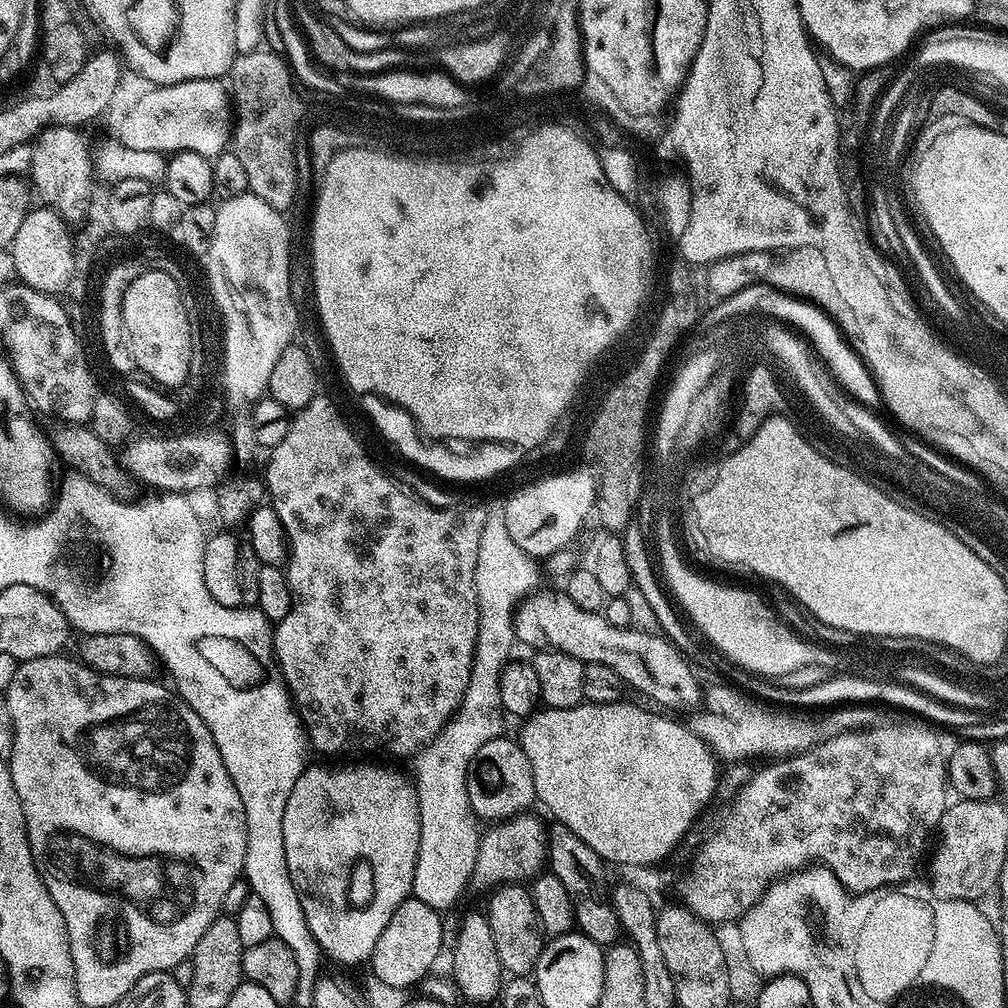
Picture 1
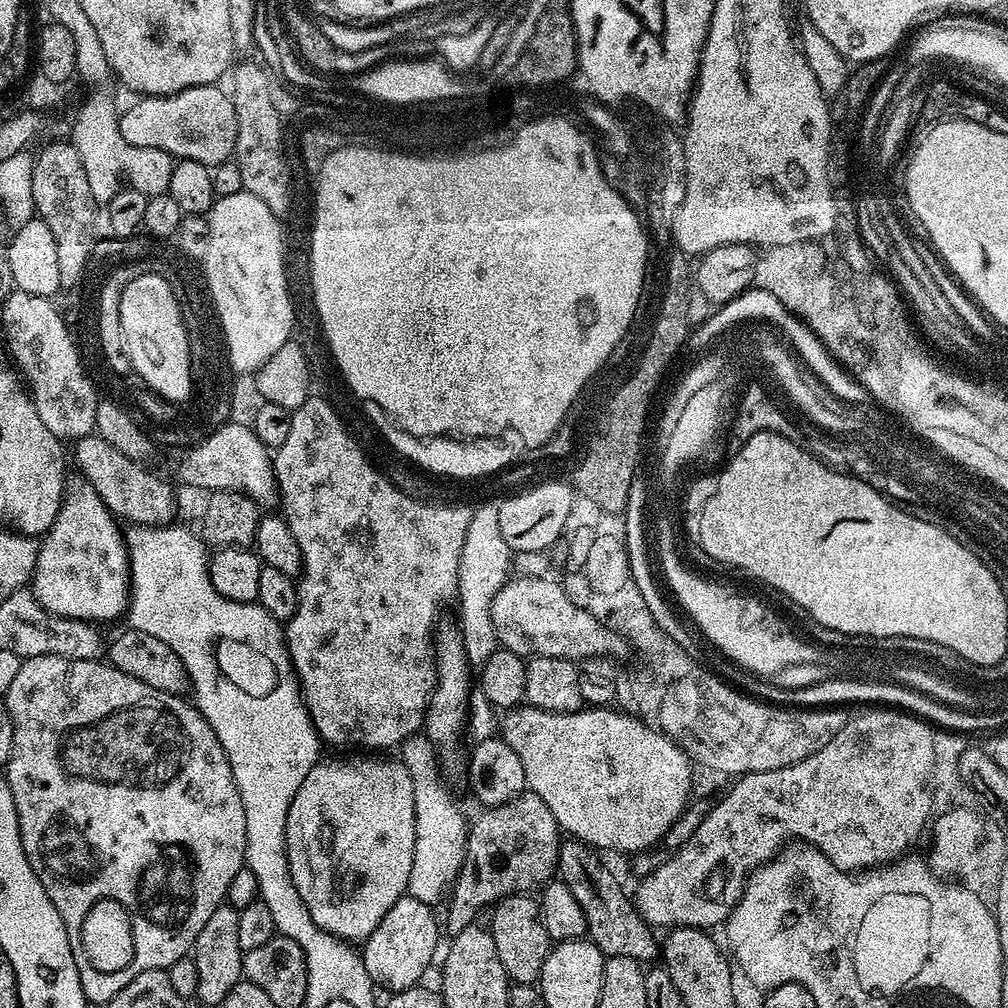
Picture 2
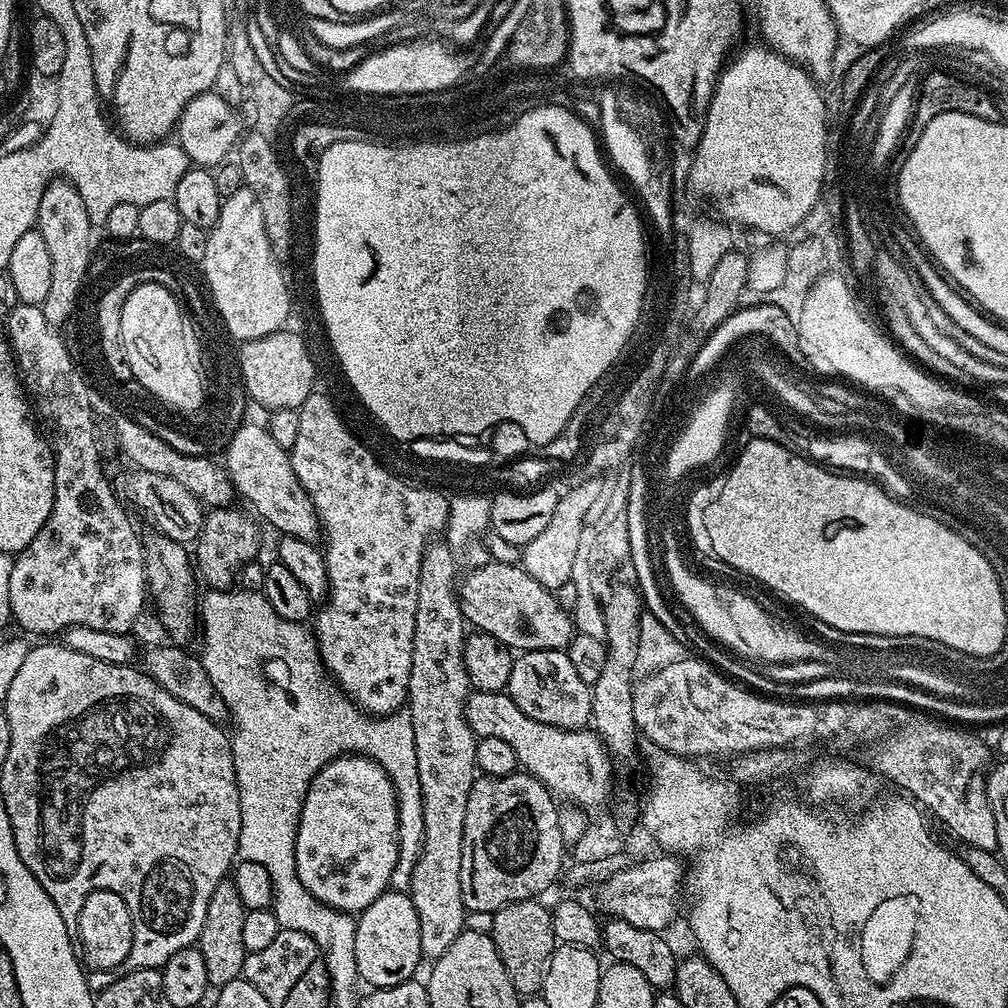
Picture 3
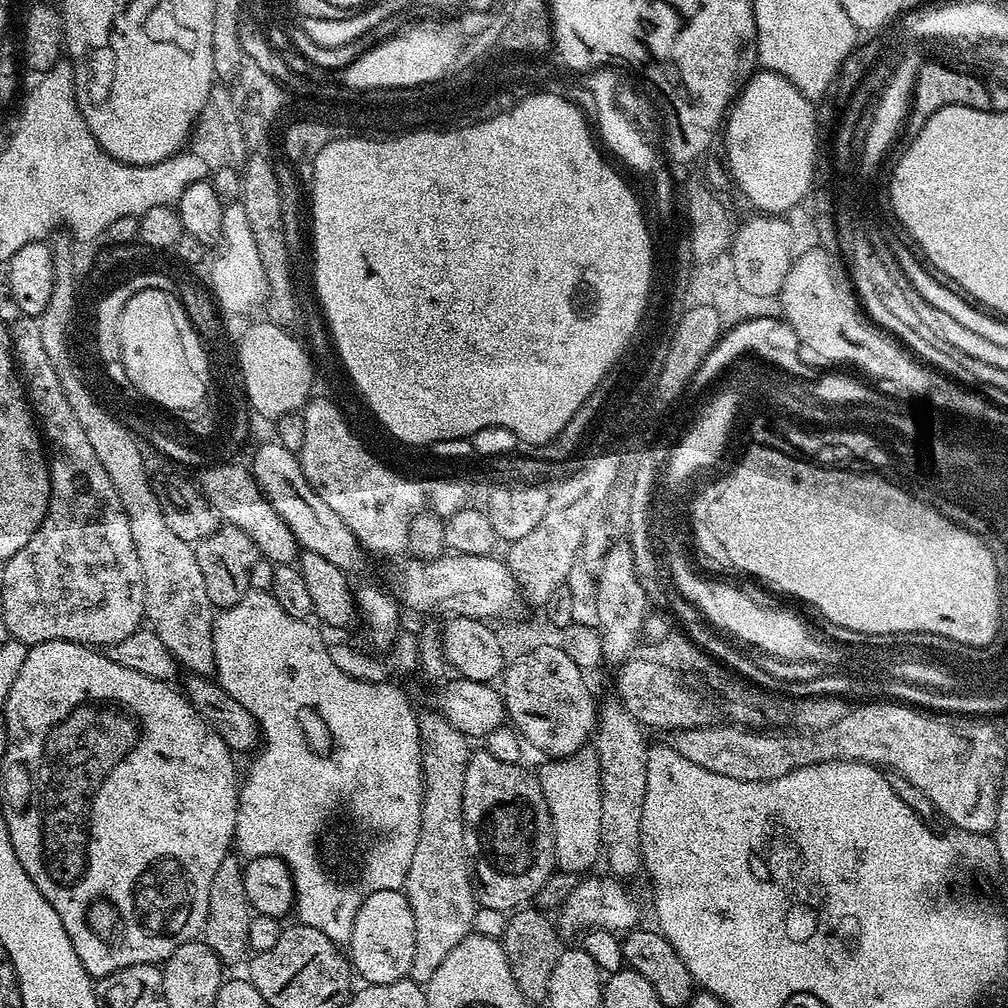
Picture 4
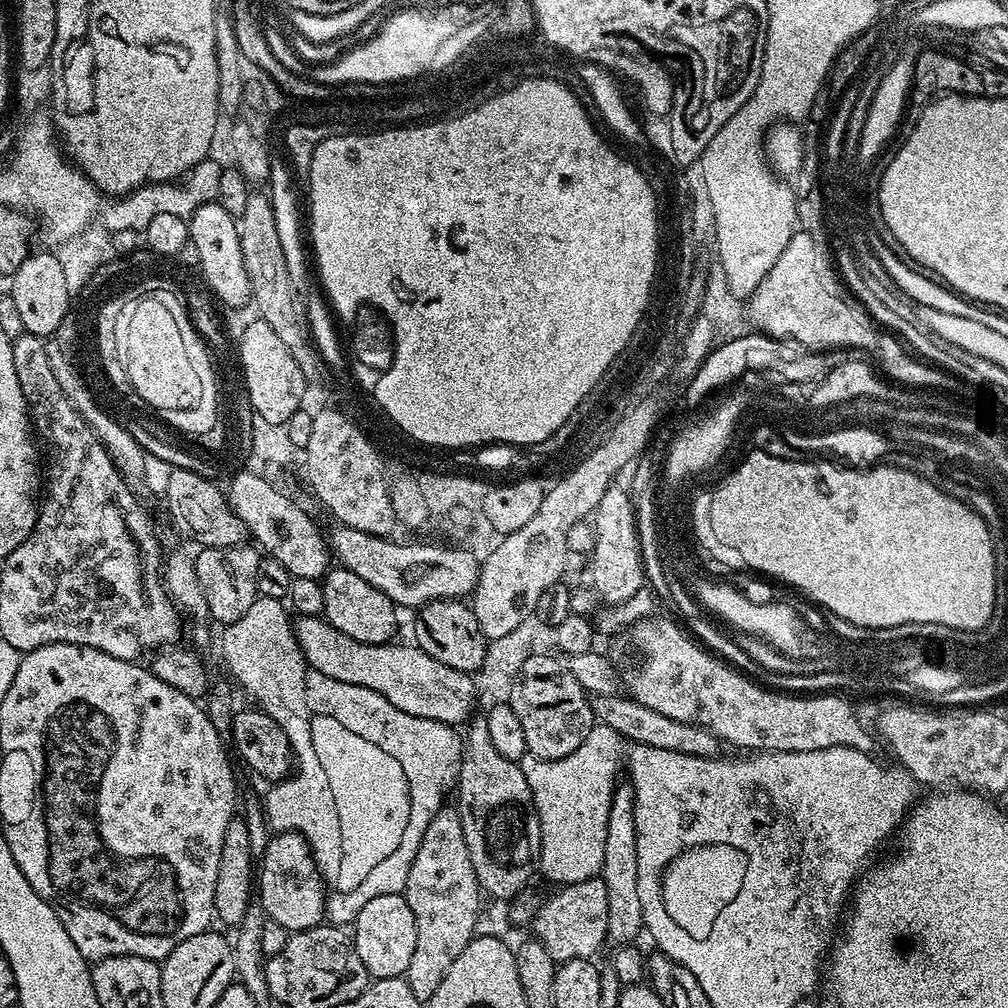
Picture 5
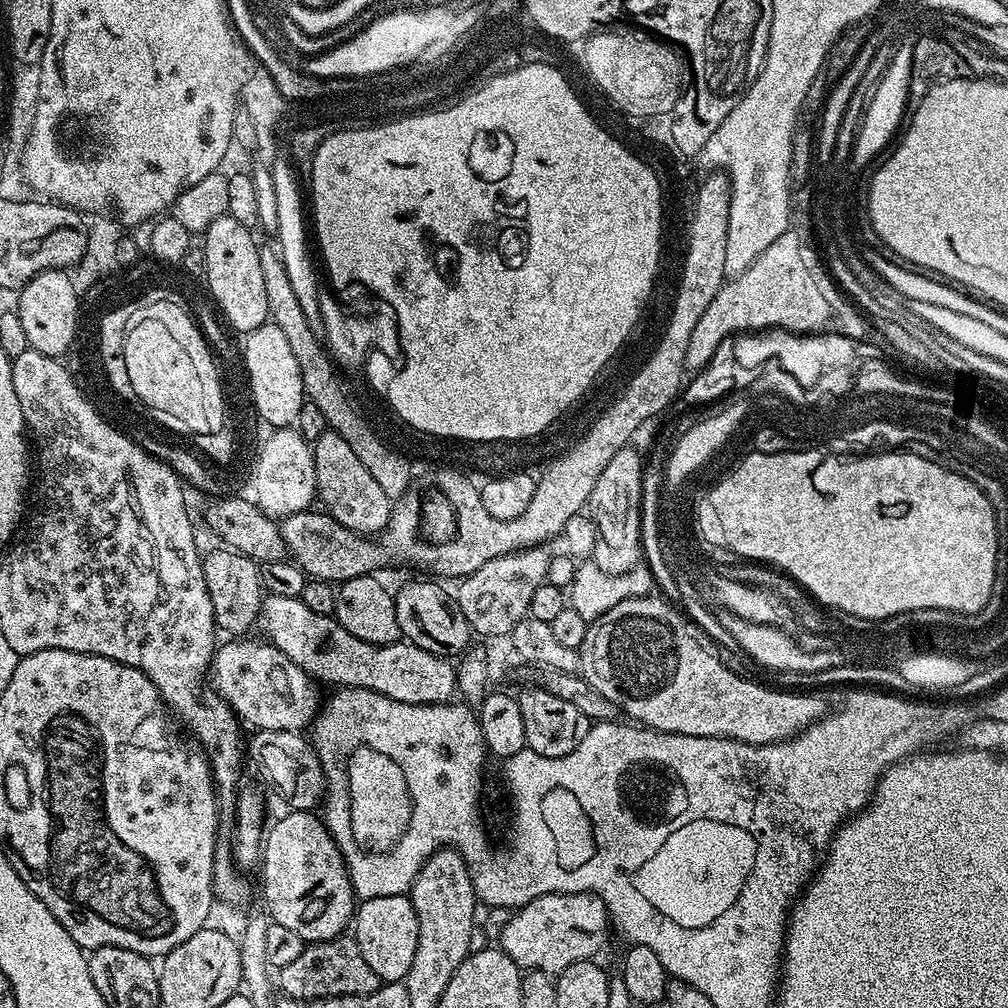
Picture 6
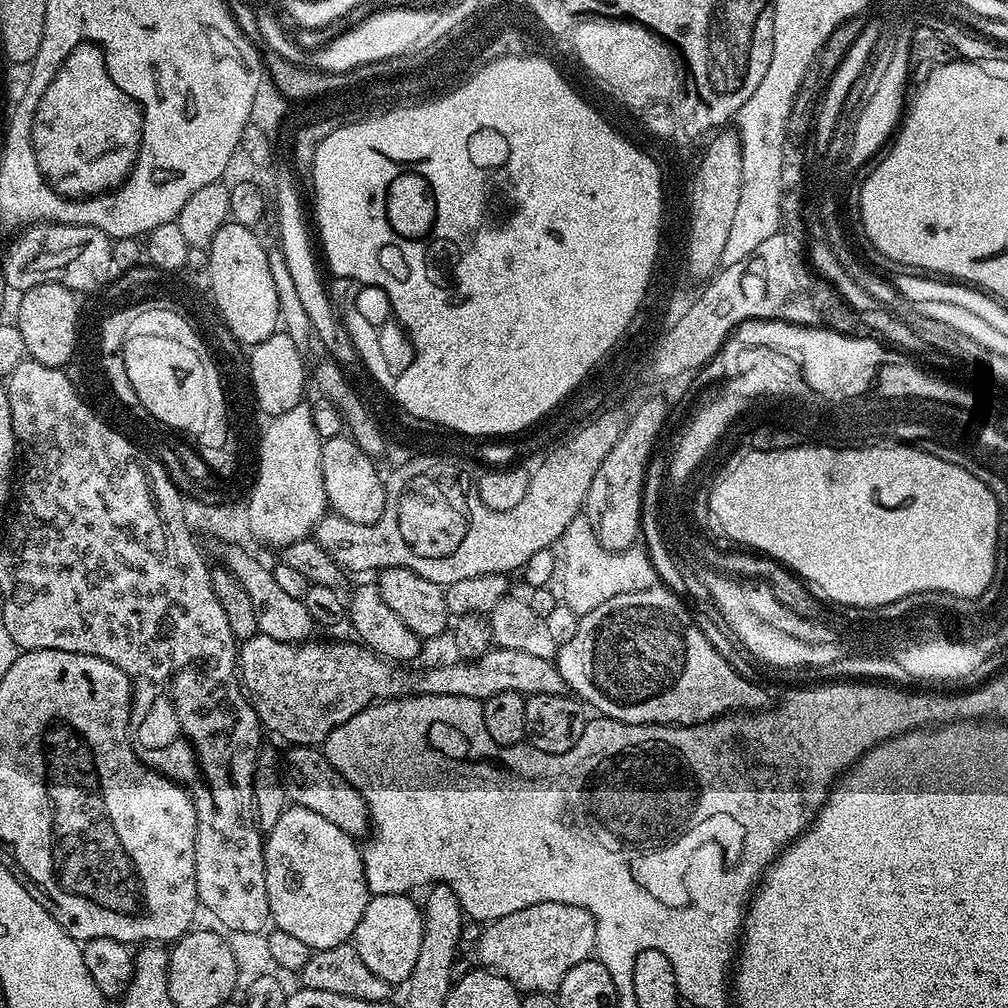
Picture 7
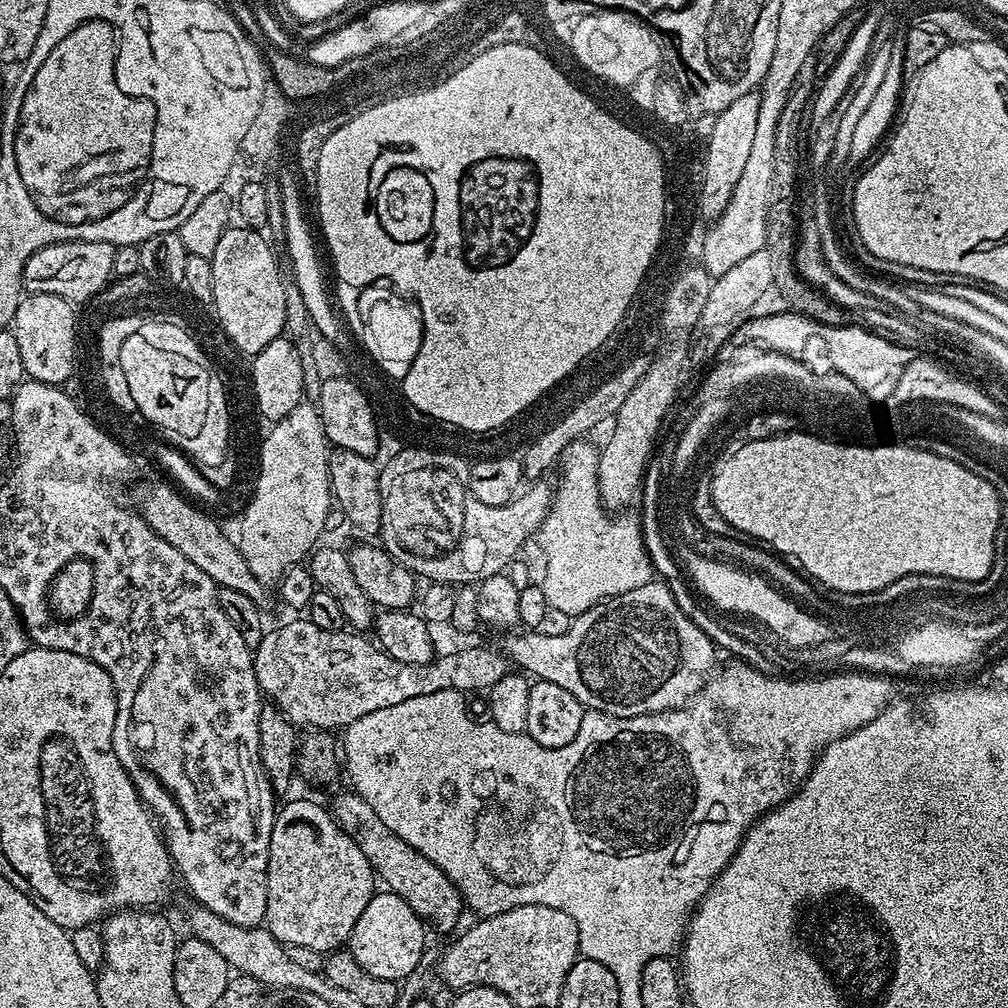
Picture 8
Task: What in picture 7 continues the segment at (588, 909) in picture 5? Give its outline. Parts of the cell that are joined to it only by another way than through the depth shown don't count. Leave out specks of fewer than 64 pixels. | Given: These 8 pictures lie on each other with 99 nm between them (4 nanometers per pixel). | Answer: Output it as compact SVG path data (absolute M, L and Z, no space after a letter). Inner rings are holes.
M538 902L485 923L476 952L485 969L505 976L521 993L556 993L562 978L596 951L596 919L585 908L562 902Z

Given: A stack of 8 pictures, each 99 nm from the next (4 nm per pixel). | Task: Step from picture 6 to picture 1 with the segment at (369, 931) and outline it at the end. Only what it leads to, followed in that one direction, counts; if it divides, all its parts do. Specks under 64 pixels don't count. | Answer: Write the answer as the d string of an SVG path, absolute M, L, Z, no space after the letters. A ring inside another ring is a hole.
M409 898L390 914L386 930L378 934L378 946L374 946L370 961L371 975L377 976L389 986L411 989L411 984L419 985L433 971L436 959L442 956L442 916L426 902Z

